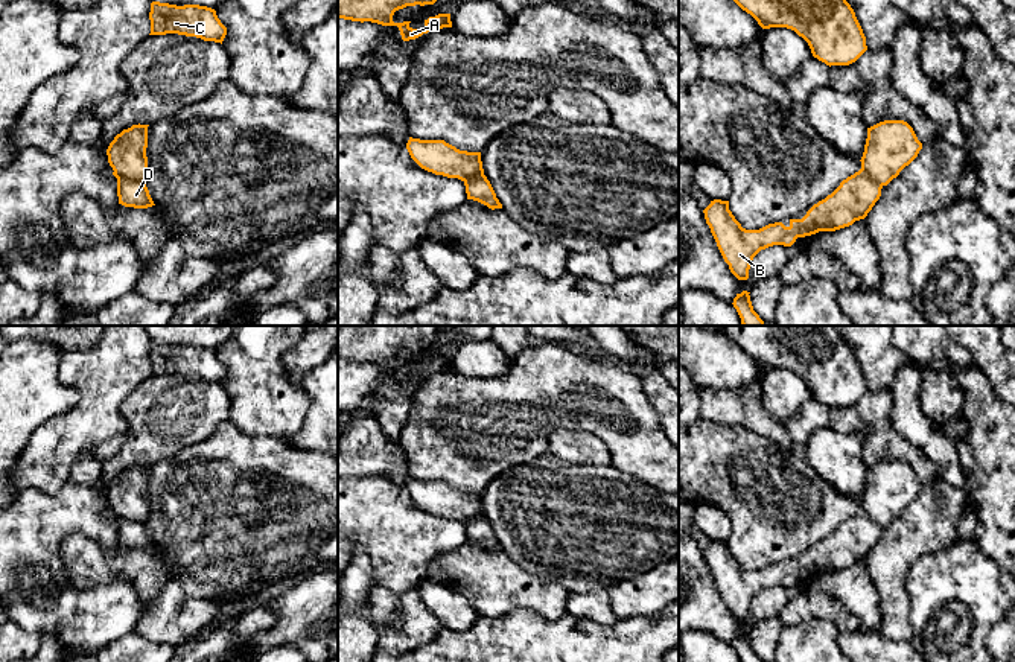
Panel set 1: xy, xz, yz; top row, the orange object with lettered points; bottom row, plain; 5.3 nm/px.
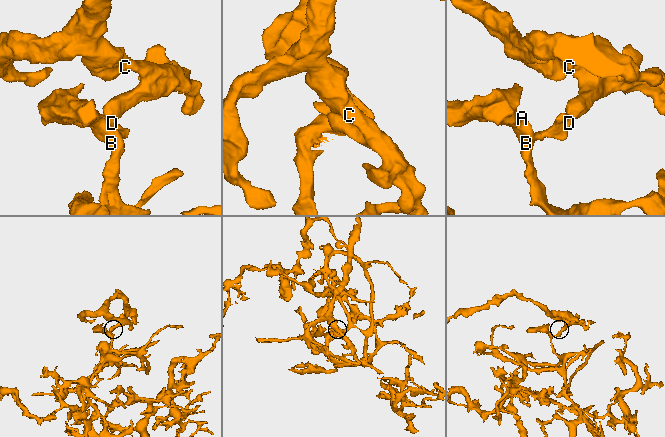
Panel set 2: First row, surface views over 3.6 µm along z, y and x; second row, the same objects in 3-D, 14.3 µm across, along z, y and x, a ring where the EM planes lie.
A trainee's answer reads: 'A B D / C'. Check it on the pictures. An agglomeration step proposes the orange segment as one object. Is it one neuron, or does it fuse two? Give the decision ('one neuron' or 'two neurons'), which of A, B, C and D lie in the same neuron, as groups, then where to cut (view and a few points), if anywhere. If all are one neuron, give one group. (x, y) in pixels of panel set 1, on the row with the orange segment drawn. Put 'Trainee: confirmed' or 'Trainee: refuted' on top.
Trainee: confirmed
two neurons; A B D / C; cut in xy along (114, 171), (143, 183)

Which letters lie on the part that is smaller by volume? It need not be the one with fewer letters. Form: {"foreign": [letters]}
{"foreign": ["C"]}

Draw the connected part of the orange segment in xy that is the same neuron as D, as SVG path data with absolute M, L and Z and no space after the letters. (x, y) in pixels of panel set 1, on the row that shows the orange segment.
M113 172L113 175L117 178L119 204L134 208L148 208L155 205L149 195L146 183L125 178L116 172Z

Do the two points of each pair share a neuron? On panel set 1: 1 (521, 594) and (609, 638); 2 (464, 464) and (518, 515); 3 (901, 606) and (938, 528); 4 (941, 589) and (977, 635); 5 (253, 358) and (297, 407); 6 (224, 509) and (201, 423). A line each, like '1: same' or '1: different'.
1: different
2: different
3: same
4: same
5: same
6: different

